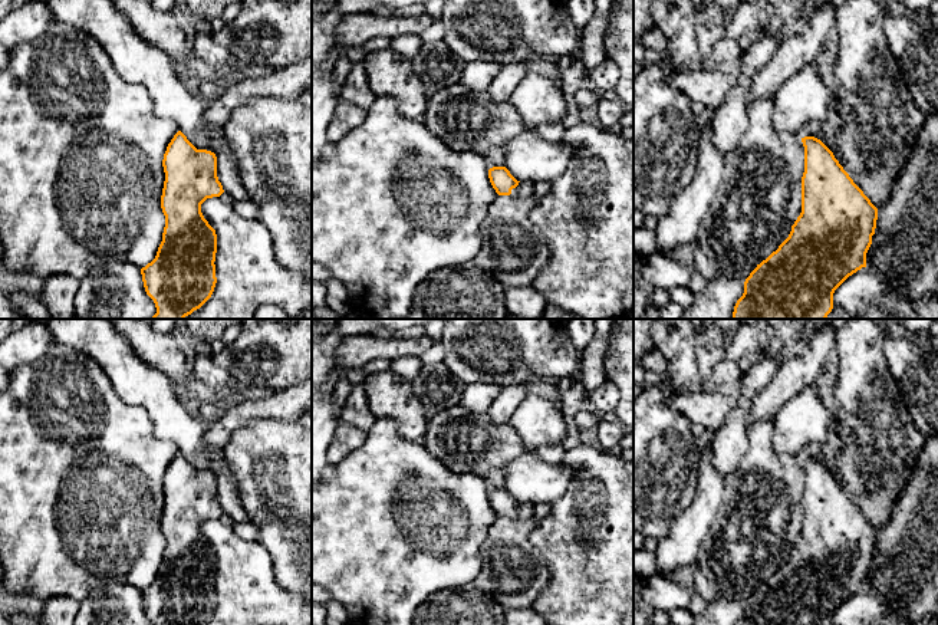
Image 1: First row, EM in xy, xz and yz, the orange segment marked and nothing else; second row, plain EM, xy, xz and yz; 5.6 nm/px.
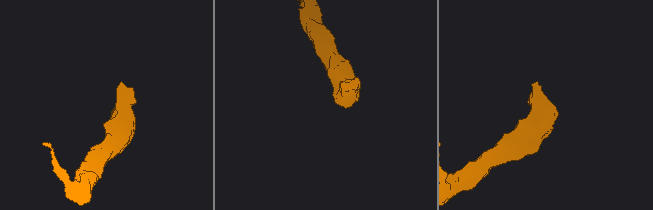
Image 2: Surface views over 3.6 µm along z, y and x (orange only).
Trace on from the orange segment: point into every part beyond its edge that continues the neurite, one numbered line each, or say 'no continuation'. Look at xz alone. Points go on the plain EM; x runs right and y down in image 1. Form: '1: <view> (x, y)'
1: xz (526, 510)

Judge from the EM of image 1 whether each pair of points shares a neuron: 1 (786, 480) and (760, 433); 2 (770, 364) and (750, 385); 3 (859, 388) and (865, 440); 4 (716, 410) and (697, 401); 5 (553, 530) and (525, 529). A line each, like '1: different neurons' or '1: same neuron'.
1: same neuron
2: same neuron
3: same neuron
4: same neuron
5: different neurons

